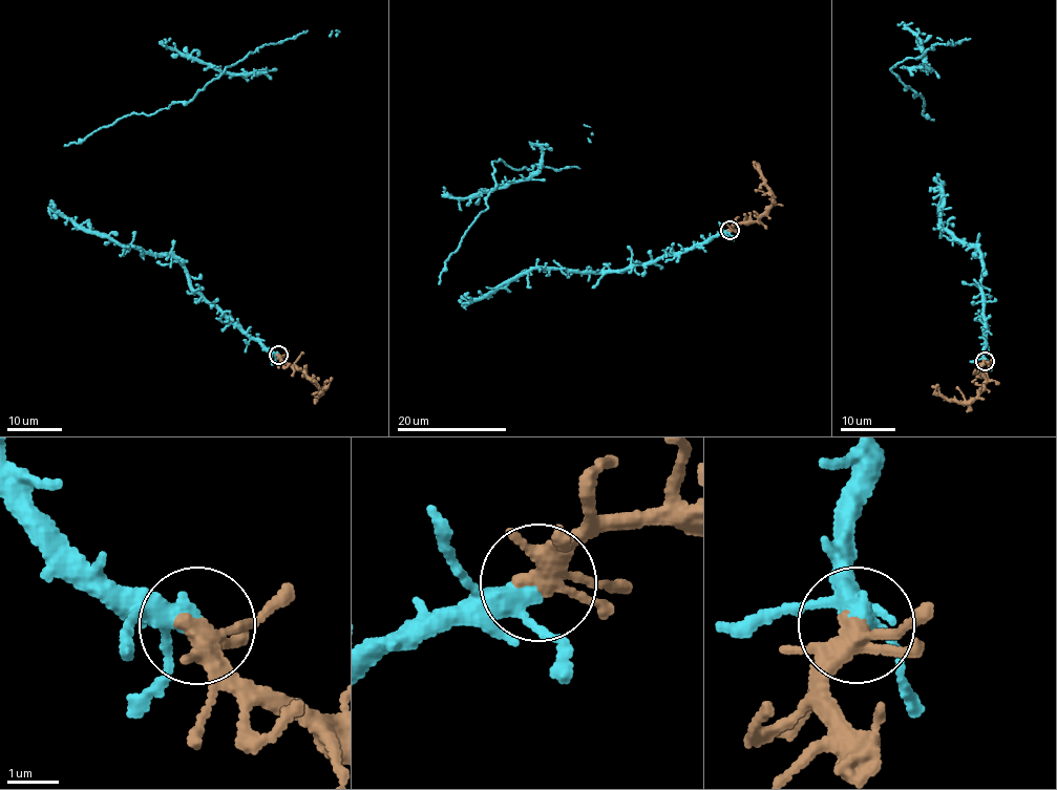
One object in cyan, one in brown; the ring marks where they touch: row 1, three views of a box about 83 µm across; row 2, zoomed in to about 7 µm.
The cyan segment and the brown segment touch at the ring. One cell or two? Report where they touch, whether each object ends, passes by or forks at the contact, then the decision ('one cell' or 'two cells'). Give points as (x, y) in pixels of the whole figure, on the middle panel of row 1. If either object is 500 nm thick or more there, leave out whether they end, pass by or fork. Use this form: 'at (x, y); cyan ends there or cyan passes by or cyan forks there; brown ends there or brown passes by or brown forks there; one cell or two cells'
at (730, 230); cyan passes by; brown forks there; one cell

